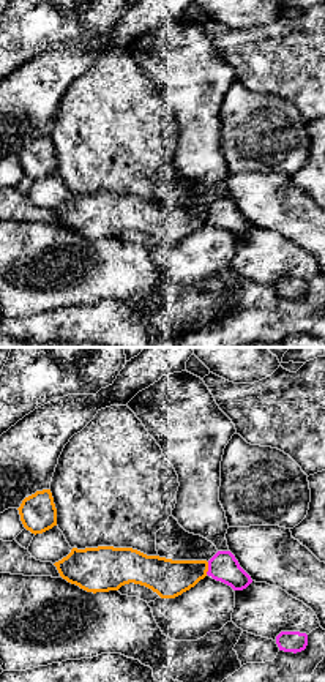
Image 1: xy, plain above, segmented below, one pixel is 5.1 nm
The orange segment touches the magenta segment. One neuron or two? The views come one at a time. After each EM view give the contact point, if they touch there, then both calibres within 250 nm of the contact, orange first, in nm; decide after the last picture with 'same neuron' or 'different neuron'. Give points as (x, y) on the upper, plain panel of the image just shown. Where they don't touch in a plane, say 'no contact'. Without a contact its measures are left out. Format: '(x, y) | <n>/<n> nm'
(207, 215) | 190/150 nm

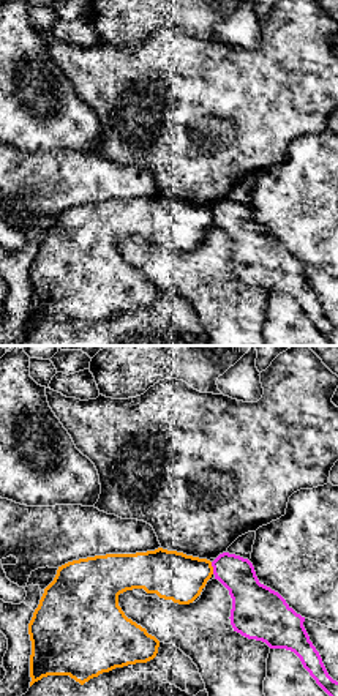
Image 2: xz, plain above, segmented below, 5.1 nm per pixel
(212, 215) | 240/190 nm

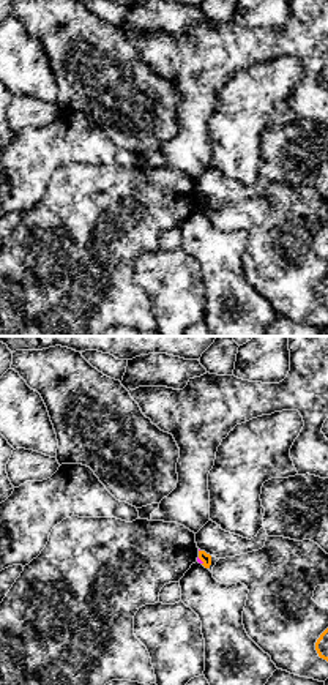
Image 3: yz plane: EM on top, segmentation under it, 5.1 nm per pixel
(201, 205) | 50/20 nm

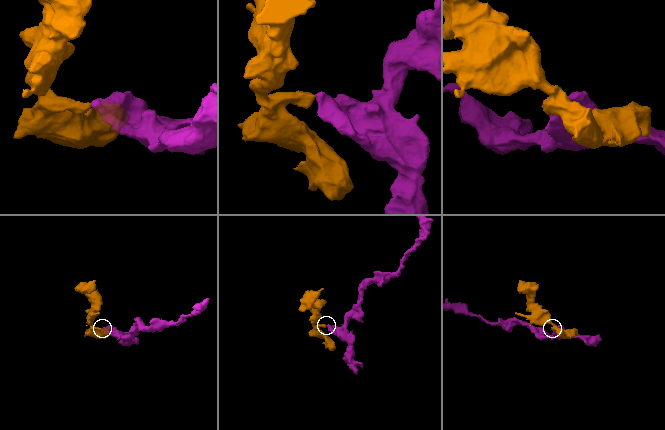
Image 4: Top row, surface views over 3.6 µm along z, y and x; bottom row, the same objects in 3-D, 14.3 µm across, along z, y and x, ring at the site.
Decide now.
different neuron

